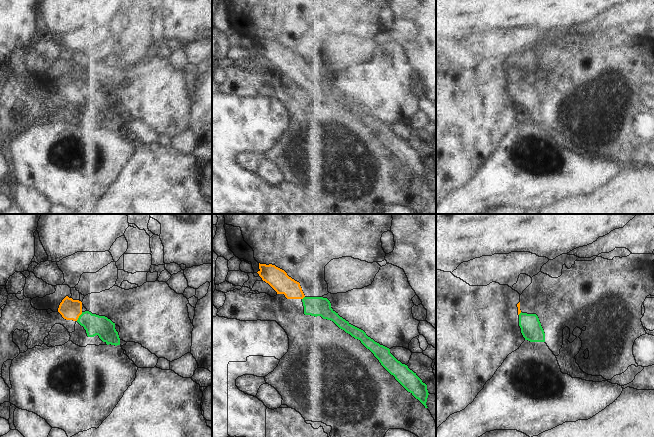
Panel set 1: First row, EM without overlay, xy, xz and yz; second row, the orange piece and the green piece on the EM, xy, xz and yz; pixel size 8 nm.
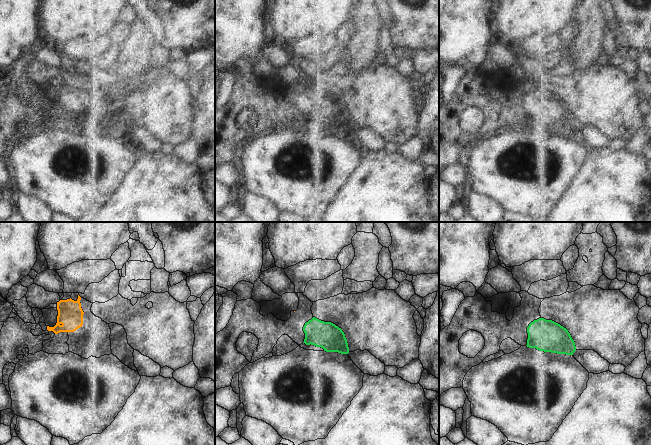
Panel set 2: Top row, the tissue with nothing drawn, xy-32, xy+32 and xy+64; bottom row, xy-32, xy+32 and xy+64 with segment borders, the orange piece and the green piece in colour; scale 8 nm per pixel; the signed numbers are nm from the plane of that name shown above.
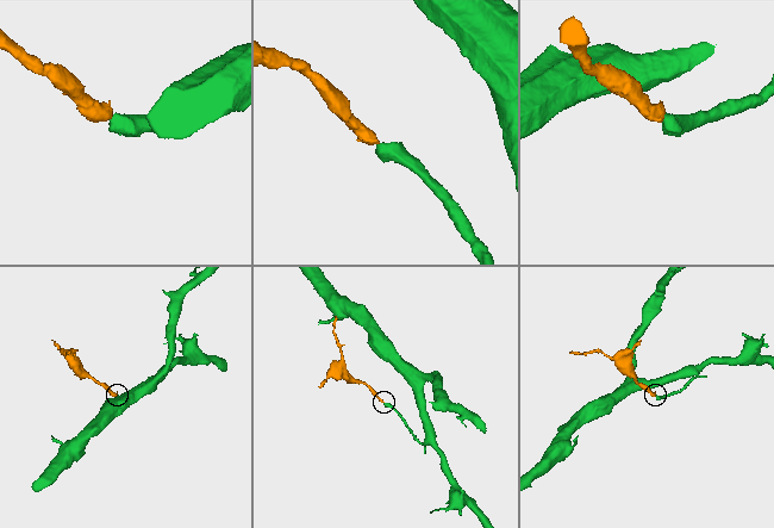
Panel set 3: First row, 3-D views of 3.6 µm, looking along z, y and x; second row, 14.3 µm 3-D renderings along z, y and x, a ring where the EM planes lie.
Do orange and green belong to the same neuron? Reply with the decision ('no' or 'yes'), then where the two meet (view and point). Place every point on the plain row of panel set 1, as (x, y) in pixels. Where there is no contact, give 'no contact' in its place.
yes; contact xy (79, 91)

